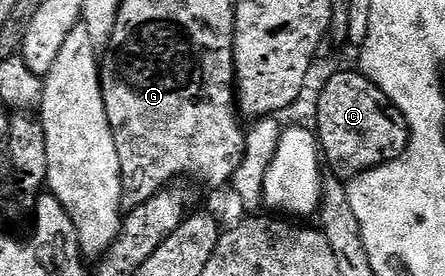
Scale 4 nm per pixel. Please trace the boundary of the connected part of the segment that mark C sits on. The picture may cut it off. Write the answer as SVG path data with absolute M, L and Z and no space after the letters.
M336 73L316 101L314 132L331 176L351 179L398 159L408 146L408 123L363 73Z

